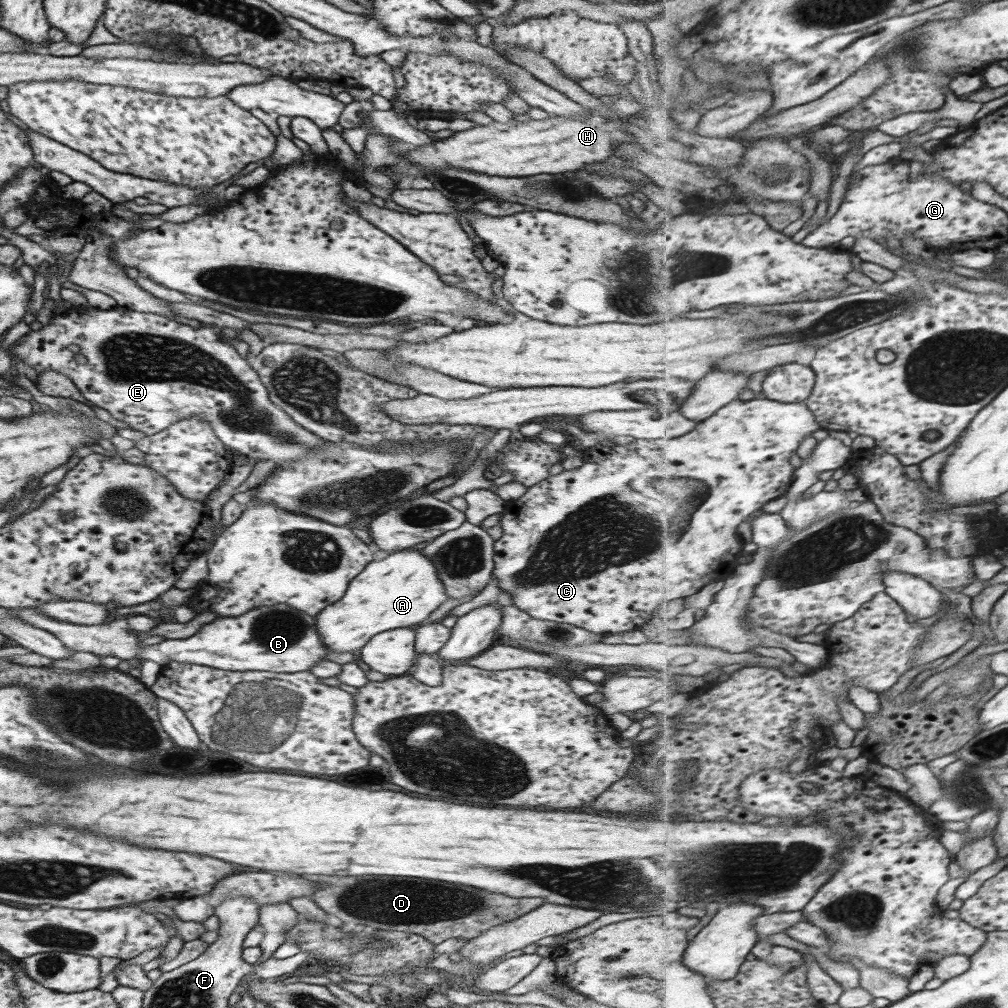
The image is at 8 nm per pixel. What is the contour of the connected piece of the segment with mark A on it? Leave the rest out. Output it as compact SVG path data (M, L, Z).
M420 550L379 555L354 576L345 594L314 615L314 627L329 652L360 650L373 635L394 628L415 628L447 600L436 566Z

